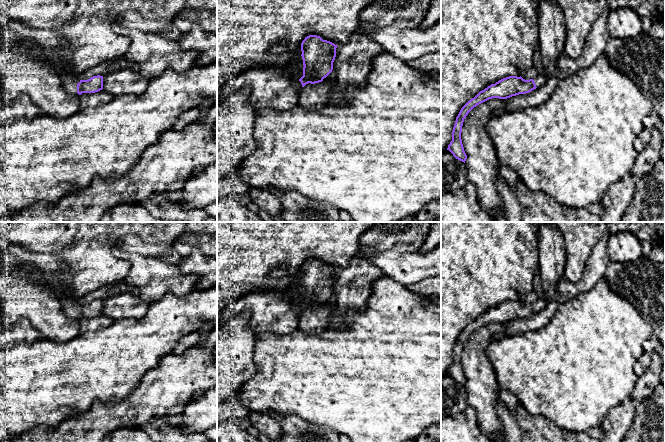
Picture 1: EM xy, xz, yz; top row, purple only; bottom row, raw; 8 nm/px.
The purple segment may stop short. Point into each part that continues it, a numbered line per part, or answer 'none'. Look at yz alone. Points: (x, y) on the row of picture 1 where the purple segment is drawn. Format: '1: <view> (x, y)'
1: yz (540, 79)

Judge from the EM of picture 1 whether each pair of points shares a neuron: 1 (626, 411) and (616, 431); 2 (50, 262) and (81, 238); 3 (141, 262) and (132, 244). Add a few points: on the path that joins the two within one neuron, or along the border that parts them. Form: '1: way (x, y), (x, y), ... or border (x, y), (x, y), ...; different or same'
1: way (621, 416), (616, 426); same
2: border (33, 252), (46, 252), (52, 254), (57, 259); different
3: border (114, 247), (123, 251), (159, 258); different

